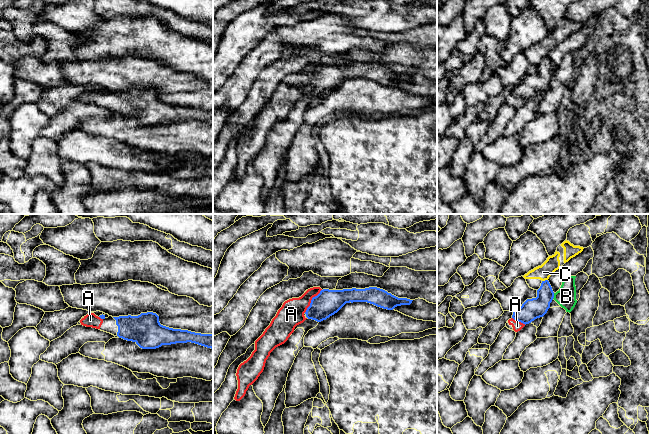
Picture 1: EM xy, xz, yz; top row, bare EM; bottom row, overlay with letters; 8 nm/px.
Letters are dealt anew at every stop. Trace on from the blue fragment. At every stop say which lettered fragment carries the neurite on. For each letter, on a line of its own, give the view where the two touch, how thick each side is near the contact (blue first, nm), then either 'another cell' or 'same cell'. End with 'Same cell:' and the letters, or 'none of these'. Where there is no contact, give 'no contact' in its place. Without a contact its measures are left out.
A: contact in xz; calibres 200 and 200 nm; same cell
B: contact in yz; calibres 170 and 160 nm; another cell
C: contact in yz; calibres 170 and 120 nm; another cell
Same cell: A

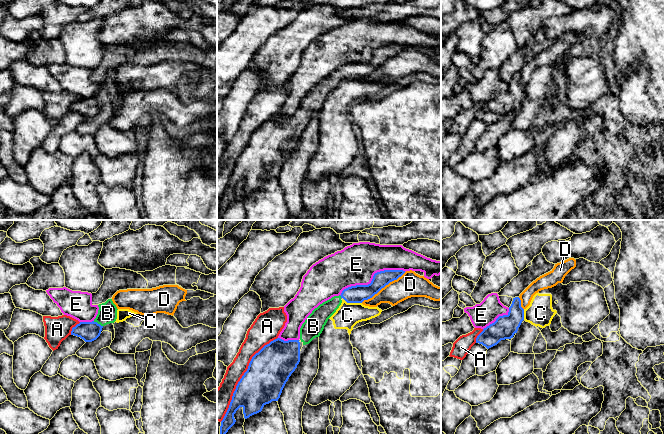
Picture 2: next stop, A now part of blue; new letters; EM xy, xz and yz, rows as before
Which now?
A: contact in xz; calibres 340 and 170 nm; another cell
B: contact in xy; calibres 160 and 160 nm; same cell
C: contact in xz; calibres 140 and 190 nm; another cell
D: contact in xz; calibres 140 and 200 nm; another cell
E: contact in xz; calibres 140 and 320 nm; another cell
Same cell: B

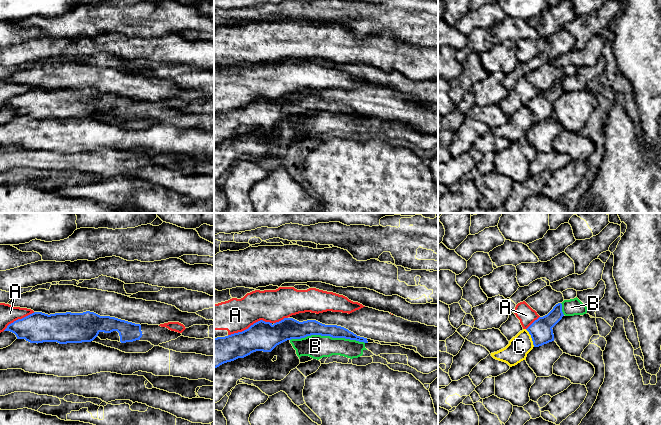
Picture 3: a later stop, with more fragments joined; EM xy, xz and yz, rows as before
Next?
A: contact in xz; calibres 240 and 280 nm; another cell
B: contact in xz; calibres 140 and 190 nm; another cell
C: contact in yz; calibres 180 and 180 nm; another cell
Same cell: none of these

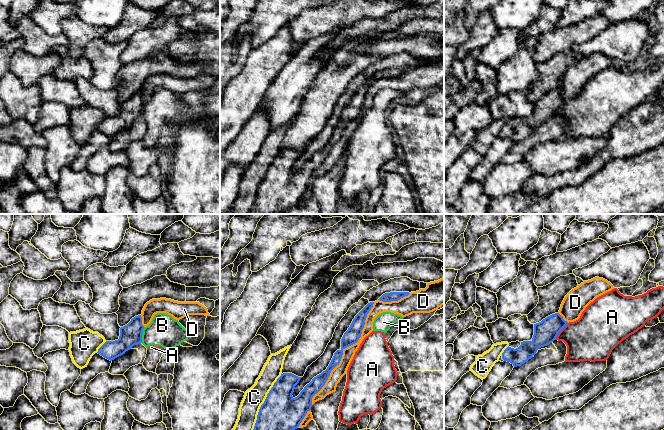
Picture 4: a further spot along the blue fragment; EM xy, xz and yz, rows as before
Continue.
A: contact in yz; calibres 190 and 360 nm; another cell
B: contact in xy; calibres 180 and 240 nm; another cell
C: contact in xz; calibres 300 and 160 nm; another cell
D: contact in xz; calibres 120 and 100 nm; another cell
Same cell: none of these

